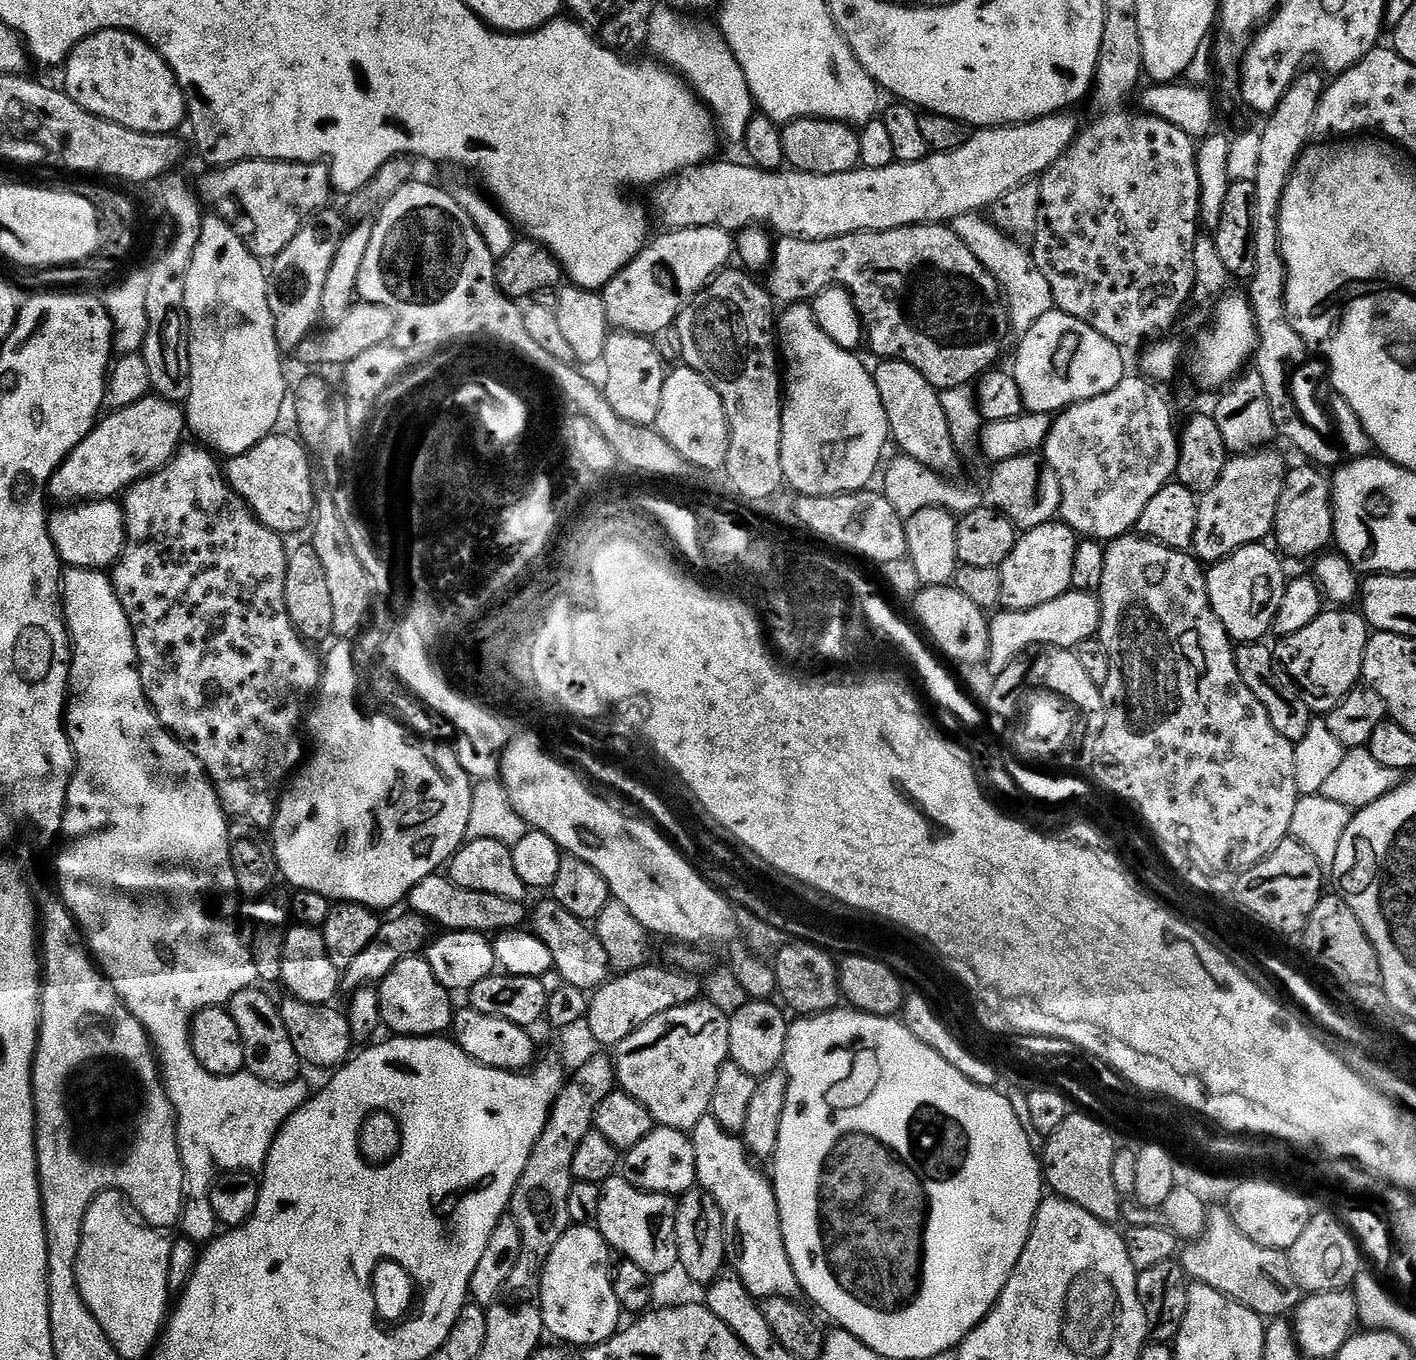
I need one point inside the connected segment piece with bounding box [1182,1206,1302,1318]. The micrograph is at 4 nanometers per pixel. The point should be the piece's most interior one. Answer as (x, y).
(1259, 1278)

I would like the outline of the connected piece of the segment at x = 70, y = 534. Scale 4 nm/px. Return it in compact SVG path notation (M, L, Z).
M115 499L86 500L55 510L48 518L48 533L61 565L108 570L120 559L124 549L124 510Z

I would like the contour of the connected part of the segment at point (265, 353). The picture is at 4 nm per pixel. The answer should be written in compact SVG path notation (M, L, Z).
M223 222L215 223L209 223L206 231L201 234L198 246L192 252L190 270L186 274L184 315L188 334L188 357L190 358L190 394L186 401L186 428L191 435L193 432L197 436L195 439L201 445L207 446L213 453L219 454L221 457L231 458L246 454L246 450L250 450L255 444L262 442L275 429L272 427L275 426L276 419L280 416L280 407L284 404L284 366L280 362L282 351L276 340L275 320L271 316L270 305L267 302L268 277L265 265L244 244L243 238L236 235L231 226Z

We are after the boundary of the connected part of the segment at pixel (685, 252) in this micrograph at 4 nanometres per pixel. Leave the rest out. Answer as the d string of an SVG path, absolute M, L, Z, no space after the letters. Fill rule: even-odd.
M677 228L675 230L664 230L661 231L661 236L653 235L649 239L648 243L645 244L644 248L633 260L629 262L626 267L623 268L619 274L616 275L611 282L608 283L602 289L602 295L604 298L604 305L606 306L606 314L608 315L608 323L613 329L622 332L633 332L639 336L647 336L649 338L656 338L659 332L664 332L673 327L676 323L676 318L679 316L680 311L683 310L685 303L696 296L707 286L712 280L712 277L716 275L717 272L725 271L729 267L730 261L728 259L733 259L734 256L734 236L733 233L722 230L721 228Z

